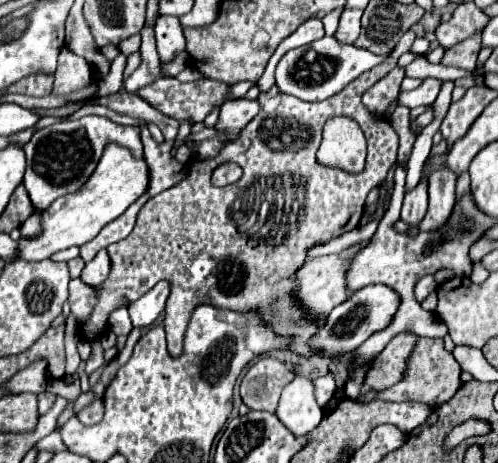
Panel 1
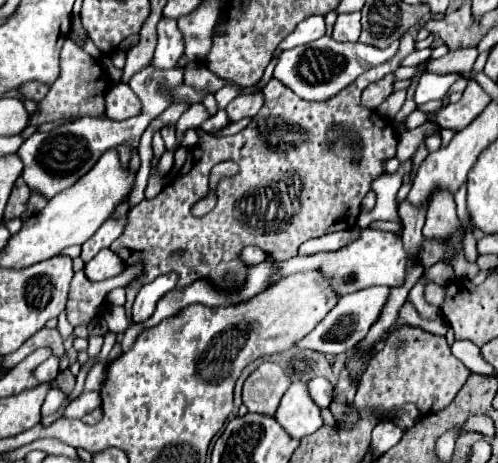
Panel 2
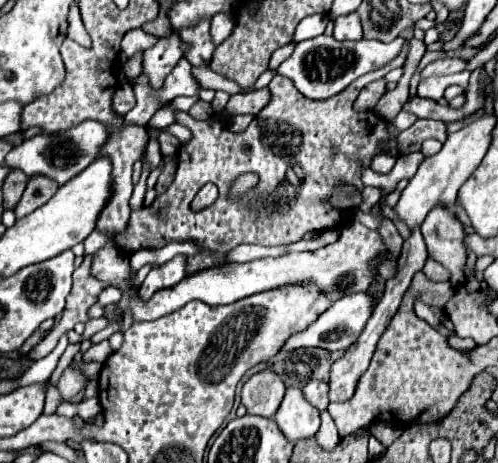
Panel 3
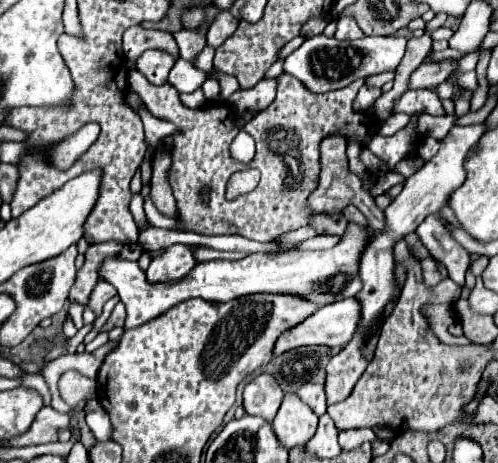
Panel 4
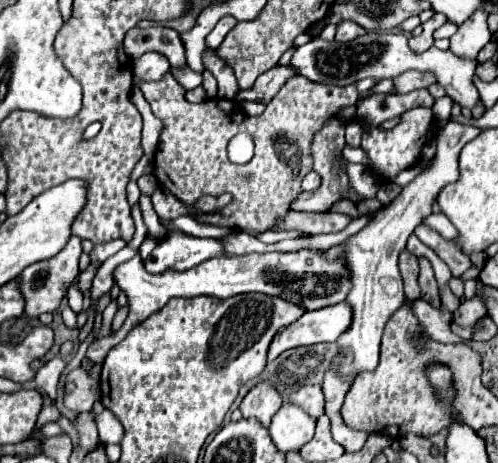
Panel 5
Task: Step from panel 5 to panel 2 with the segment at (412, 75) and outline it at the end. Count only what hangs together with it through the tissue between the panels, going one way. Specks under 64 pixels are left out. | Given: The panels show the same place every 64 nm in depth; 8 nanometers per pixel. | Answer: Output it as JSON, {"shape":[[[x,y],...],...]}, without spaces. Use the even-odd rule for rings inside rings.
{"shape":[[[460,48],[450,50],[446,56],[430,62],[430,72],[434,74],[450,74],[450,72],[470,72],[472,64],[478,56],[476,48]]]}

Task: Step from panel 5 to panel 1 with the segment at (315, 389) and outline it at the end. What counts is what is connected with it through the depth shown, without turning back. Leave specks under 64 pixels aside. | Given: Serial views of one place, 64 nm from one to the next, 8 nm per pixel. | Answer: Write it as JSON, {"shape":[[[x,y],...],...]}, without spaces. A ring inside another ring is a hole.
{"shape":[[[322,376],[322,378],[316,378],[314,380],[314,386],[316,386],[316,400],[320,406],[324,406],[336,392],[336,382],[332,376]]]}

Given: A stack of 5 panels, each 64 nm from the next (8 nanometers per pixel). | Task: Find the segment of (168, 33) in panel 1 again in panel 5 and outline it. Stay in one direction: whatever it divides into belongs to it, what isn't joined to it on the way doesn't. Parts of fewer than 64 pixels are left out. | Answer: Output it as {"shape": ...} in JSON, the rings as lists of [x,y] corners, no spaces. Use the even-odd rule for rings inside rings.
{"shape":[[[148,52],[134,60],[134,74],[144,82],[156,82],[164,78],[164,74],[170,70],[168,58],[160,56],[158,52]]]}

